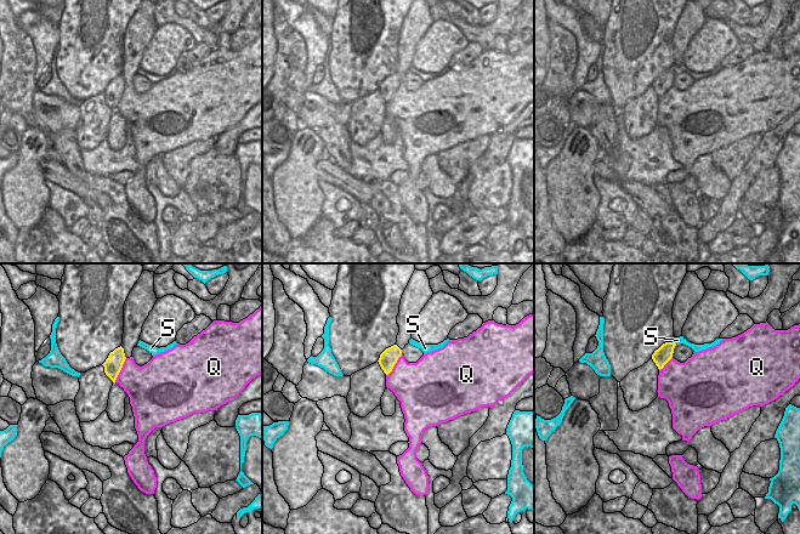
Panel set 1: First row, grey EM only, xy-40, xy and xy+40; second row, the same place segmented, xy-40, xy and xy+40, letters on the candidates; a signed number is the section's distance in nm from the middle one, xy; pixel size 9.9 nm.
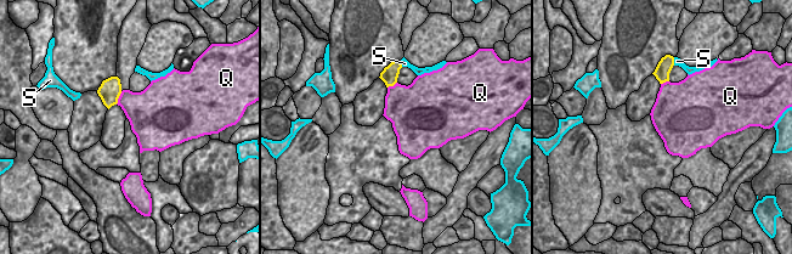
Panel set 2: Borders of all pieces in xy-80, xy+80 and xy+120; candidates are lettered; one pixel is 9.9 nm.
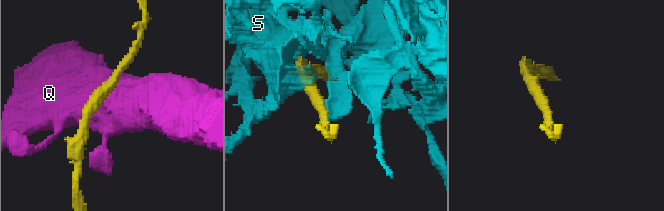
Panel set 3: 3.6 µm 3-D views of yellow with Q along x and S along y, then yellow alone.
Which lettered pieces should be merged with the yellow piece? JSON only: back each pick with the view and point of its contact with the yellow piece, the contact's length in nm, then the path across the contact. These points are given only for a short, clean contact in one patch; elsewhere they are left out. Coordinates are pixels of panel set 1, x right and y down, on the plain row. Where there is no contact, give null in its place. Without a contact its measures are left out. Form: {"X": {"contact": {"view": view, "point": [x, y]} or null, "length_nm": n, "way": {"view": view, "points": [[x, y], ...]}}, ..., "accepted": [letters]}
{"Q": {"contact": {"view": "xy-40", "point": [120, 97]}, "length_nm": 260}, "accepted": ["Q"]}

